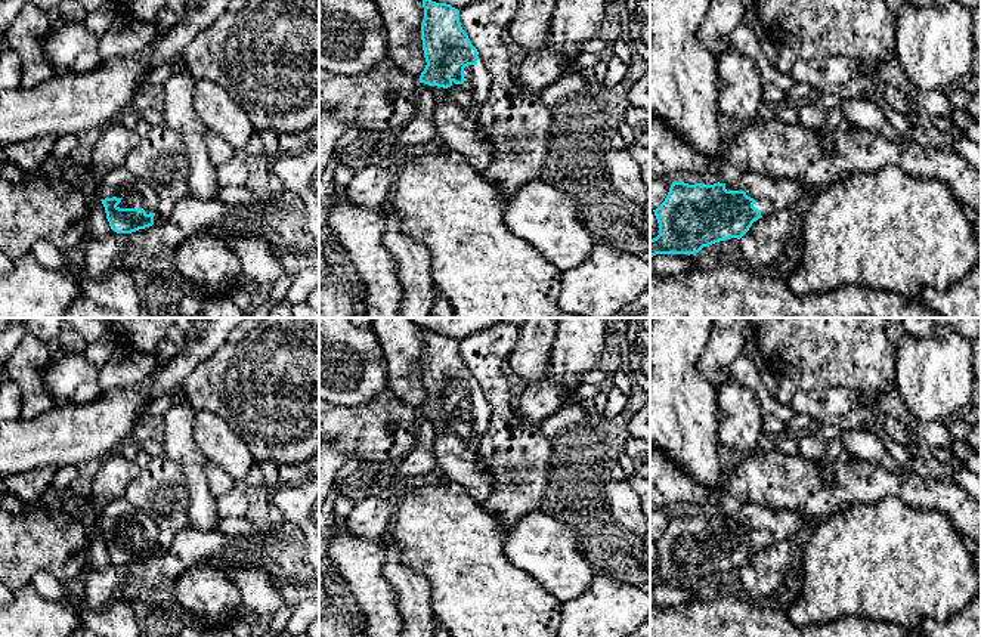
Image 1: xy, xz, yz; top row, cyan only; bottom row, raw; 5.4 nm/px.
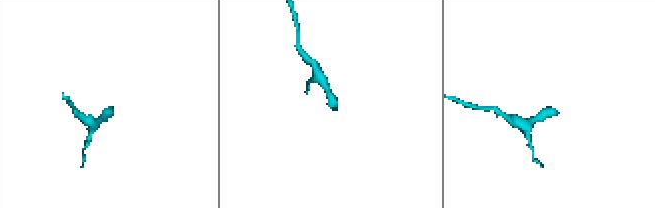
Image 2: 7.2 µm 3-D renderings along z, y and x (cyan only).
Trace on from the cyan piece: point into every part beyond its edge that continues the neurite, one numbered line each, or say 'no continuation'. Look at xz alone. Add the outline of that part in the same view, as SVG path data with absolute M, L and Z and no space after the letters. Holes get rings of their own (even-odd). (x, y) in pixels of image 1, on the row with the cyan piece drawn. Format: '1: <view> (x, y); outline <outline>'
1: xz (457, 108); outline M477 55L477 64L464 68L462 84L448 89L420 86L431 90L434 98L434 124L445 151L464 155L474 170L486 179L486 171L492 163L492 146L477 132L476 123L482 103L486 101L490 89L490 74L483 59Z

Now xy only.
1: xy (135, 194); outline M120 166L109 171L105 179L93 185L92 189L99 200L117 197L121 200L117 207L143 208L146 214L155 213L160 202L157 191L130 173L126 166Z

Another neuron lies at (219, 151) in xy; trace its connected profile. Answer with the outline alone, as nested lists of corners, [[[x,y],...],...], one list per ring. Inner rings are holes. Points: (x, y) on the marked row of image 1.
[[[210,129],[205,130],[204,142],[208,158],[216,168],[236,157],[236,151]]]

